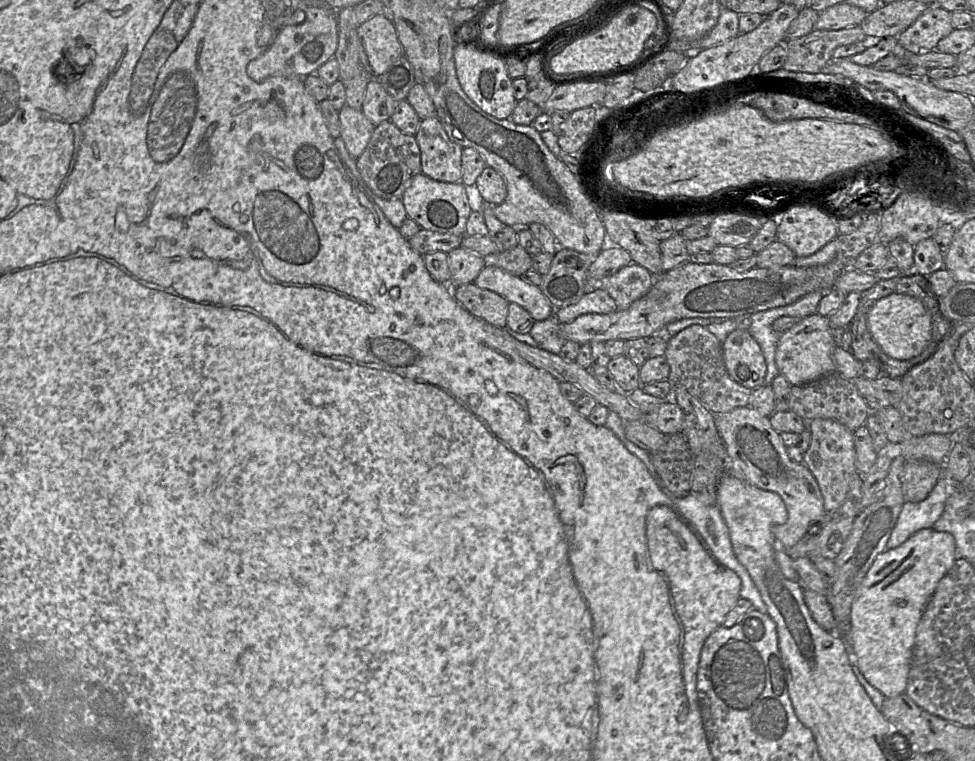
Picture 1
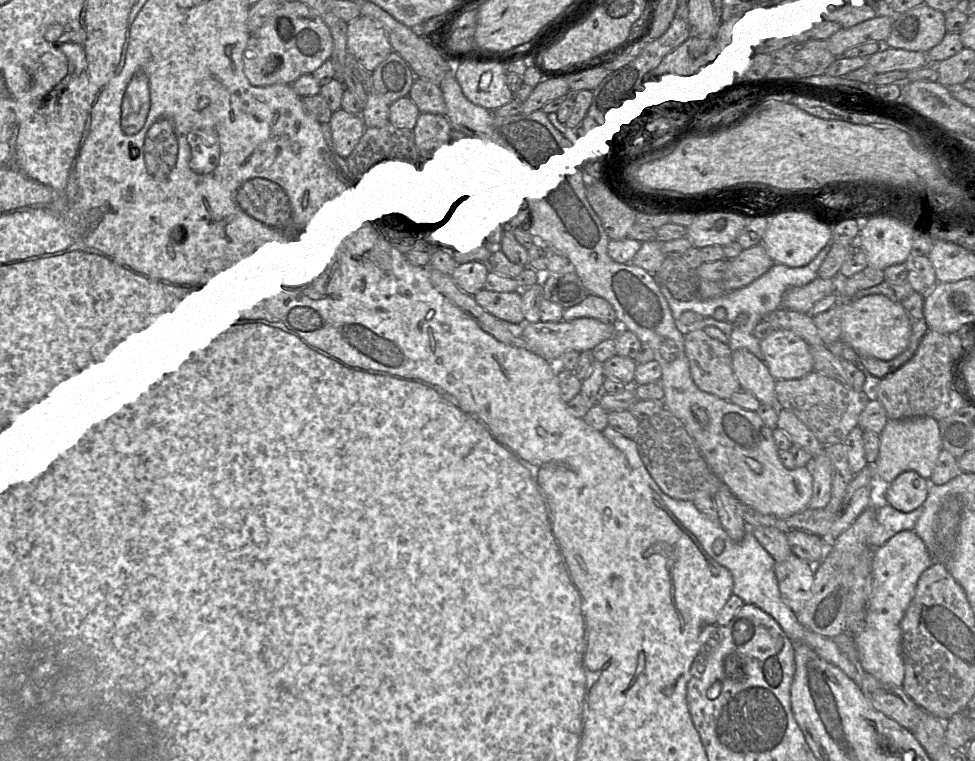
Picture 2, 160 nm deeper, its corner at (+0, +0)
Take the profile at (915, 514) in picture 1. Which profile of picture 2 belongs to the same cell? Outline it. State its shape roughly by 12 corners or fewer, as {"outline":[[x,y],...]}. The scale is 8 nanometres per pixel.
{"outline":[[923,505],[901,512],[877,508],[870,547],[881,547],[901,531],[914,531]]}

